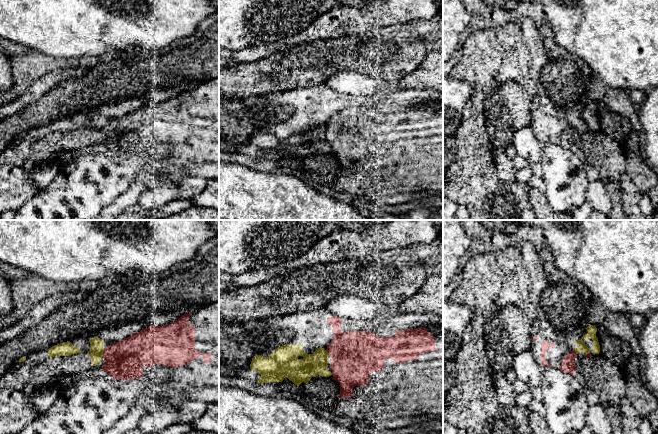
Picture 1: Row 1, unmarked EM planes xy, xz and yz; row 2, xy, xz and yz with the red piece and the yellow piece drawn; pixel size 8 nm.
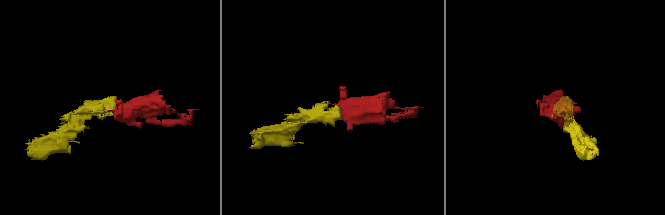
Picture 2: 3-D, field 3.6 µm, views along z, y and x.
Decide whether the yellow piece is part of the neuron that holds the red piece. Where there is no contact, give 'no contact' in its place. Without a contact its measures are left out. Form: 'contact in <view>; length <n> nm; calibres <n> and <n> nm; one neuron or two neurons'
contact in xy; length 70 nm; calibres 300 and 110 nm; one neuron

